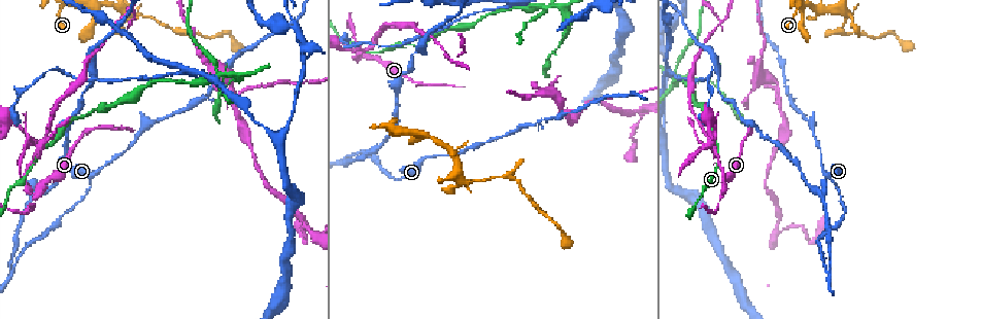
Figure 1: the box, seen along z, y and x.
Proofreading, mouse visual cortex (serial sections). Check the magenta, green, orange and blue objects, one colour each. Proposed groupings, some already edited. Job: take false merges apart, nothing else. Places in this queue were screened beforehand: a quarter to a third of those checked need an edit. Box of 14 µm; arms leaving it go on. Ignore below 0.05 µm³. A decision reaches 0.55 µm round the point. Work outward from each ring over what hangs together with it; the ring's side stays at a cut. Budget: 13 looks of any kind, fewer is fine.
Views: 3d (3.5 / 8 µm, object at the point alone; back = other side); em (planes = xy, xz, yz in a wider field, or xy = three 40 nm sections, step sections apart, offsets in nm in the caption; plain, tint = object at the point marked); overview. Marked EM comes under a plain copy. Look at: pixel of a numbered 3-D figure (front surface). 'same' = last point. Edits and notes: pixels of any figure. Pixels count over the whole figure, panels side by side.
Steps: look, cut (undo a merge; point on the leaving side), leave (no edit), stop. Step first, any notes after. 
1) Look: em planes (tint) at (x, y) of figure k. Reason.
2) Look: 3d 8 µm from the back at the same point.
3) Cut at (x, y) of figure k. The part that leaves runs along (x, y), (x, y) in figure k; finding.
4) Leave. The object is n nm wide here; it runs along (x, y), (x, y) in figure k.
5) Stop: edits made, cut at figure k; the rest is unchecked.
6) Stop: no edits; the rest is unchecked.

Look: 3d 3.5 µm at (121, 9) of figure 1. Thick turns thin.

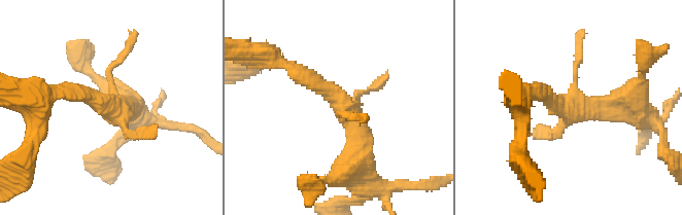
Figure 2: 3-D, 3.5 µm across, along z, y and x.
Look: em xy step 5 (tint) at (342, 107) of figure 2.

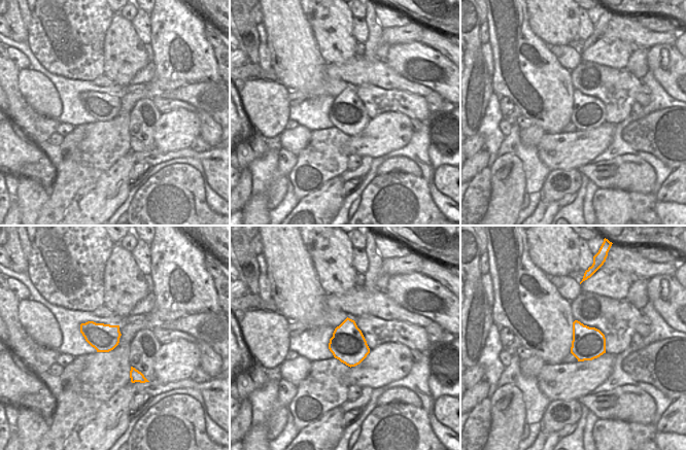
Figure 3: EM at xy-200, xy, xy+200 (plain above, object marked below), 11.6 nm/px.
Leave. It runs along (290, 67), (346, 109), (359, 170) in figure 2; continuous, no second cell.

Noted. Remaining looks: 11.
Look: em planes (tint) at (843, 28) of figure 1. A narrow waist.

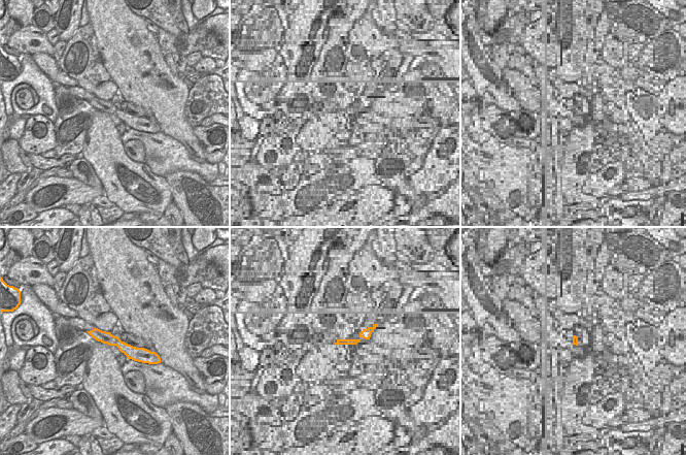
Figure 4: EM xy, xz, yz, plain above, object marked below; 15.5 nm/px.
Look: 3d 3.5 µm at the same point. See where the arms go.

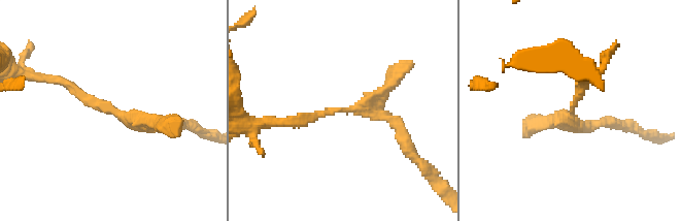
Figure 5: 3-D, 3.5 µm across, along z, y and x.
Leave. One cell here.

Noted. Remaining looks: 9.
Look: 3d 3.5 µm at (547, 8) of figure 1. Arms part here.

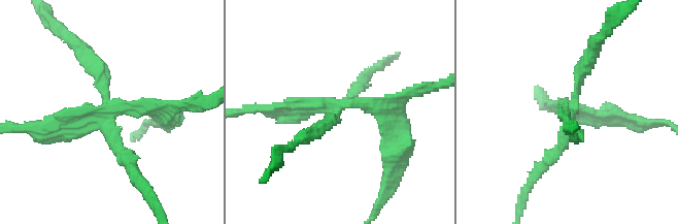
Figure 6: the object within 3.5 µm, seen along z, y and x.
Look: em xy step 5 (tint) at (335, 109) of figure 6. Shape alone is not enough.

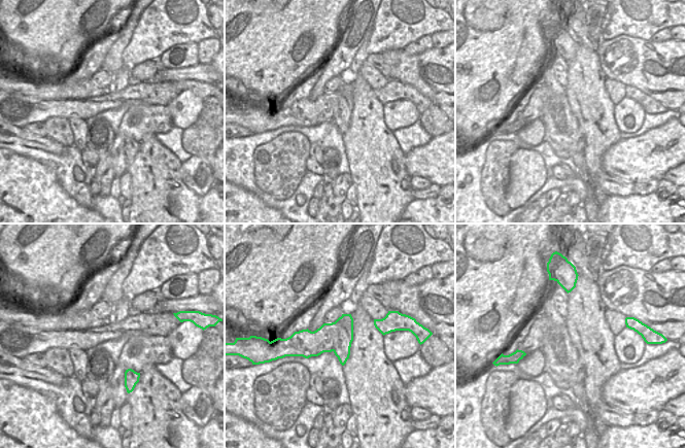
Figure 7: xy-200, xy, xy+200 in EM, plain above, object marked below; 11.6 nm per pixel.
Cut at (356, 90) of figure 6. The arms are 150, 150, 200, 200 nm wide; a second cell is stuck on.

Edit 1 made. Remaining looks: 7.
Look: overview.

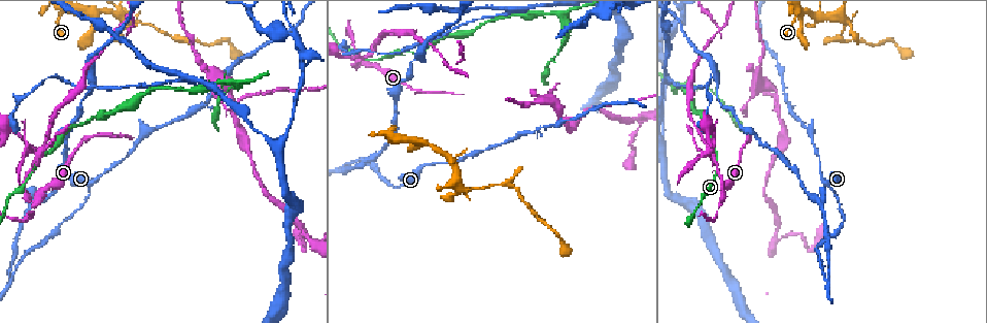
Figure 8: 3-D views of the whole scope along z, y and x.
Look: 3d 3.5 µm at (828, 282) of figure 8. Three arms meet.

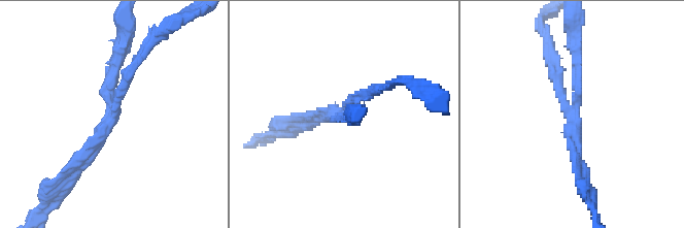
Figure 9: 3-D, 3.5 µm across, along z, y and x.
Look: em planes (tint) at (571, 110) of figure 9. 3 arms meet here; the arms are 150, 150, 200 nm wide.

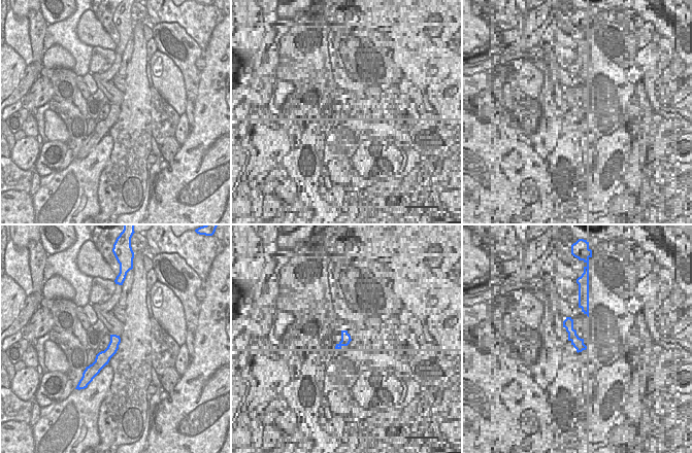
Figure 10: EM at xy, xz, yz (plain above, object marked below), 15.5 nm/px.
Cut at (110, 70) of figure 9. The part that leaves runs along (115, 109), (109, 103), (109, 80), (126, 27) in figure 9; two cells meet here.

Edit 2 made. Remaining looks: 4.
Stop: edits made, cut at figure 6, cut at figure 9; the rest is unchecked.

